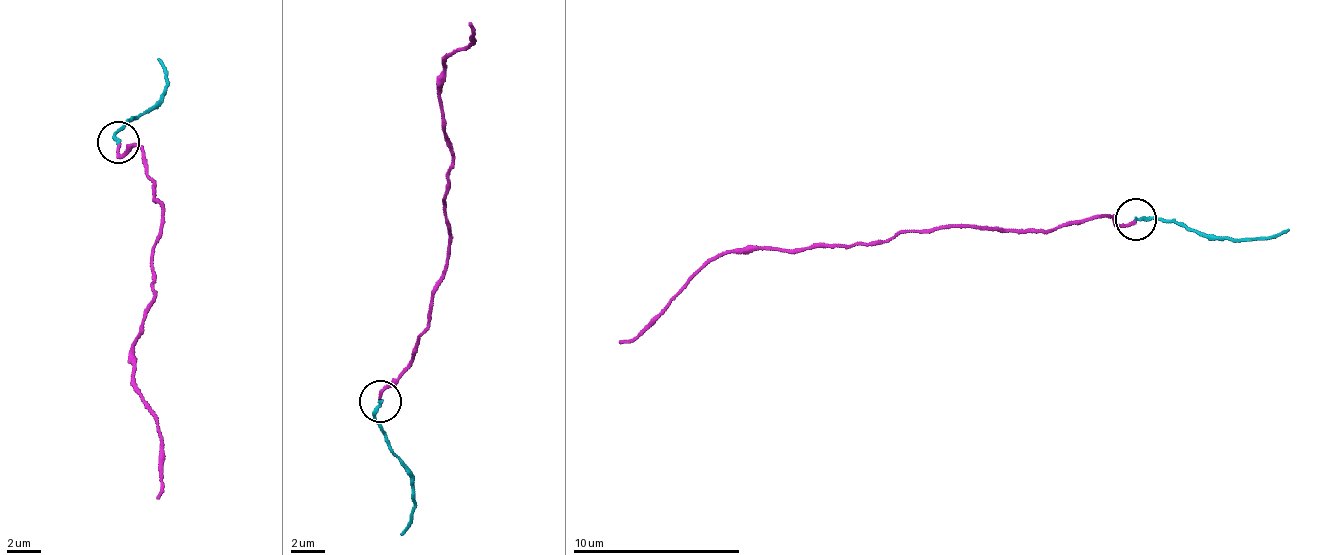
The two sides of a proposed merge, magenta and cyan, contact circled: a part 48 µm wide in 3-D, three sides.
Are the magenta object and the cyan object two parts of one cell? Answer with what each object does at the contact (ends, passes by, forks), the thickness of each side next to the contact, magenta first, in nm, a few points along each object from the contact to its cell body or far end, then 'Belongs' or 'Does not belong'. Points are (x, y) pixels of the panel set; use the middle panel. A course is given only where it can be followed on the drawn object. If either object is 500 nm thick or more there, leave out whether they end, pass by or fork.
At the ring magenta ends. At the ring cyan ends. Thickness 190 nm (magenta) against 200 nm. Course of magenta: (381, 403), (428, 325), (450, 245), (443, 58), (468, 48), (470, 24). Course of cyan: (381, 403), (373, 420), (411, 476), (415, 505), (411, 525), (399, 533). Belongs

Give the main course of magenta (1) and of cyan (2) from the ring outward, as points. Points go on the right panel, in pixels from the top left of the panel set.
1: (1136, 221), (1120, 223), (1096, 216), (1043, 230), (900, 229), (866, 244), (725, 249), (621, 342)
2: (1136, 221), (1158, 218), (1216, 237), (1248, 241), (1274, 237), (1288, 228)

